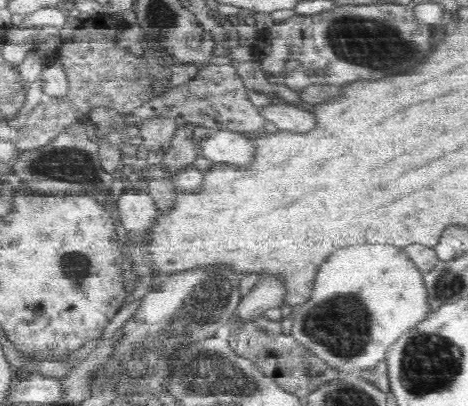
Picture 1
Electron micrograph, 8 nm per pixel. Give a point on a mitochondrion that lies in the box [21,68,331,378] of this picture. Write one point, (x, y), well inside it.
(75, 267)

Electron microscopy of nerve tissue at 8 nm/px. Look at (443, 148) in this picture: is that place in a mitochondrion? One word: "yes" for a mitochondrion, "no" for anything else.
no

